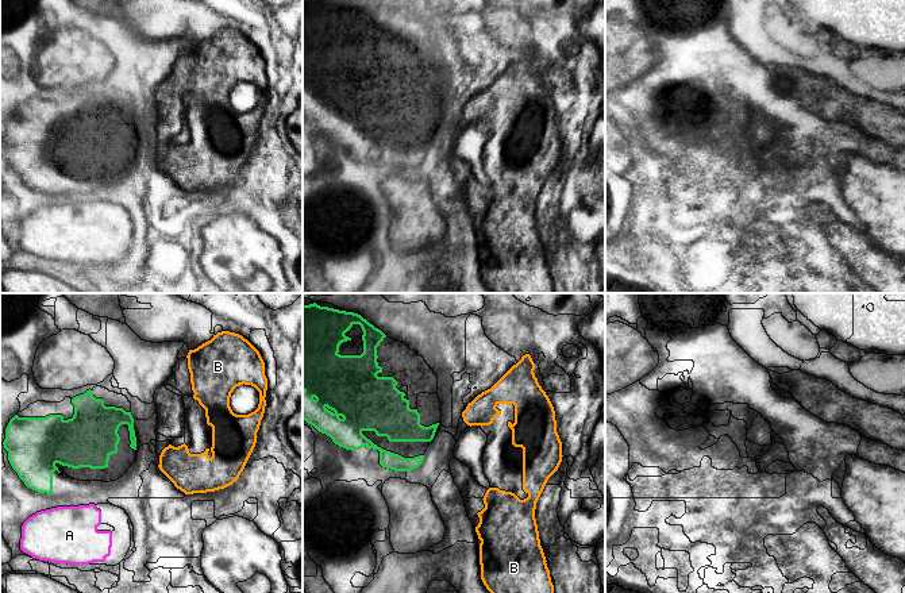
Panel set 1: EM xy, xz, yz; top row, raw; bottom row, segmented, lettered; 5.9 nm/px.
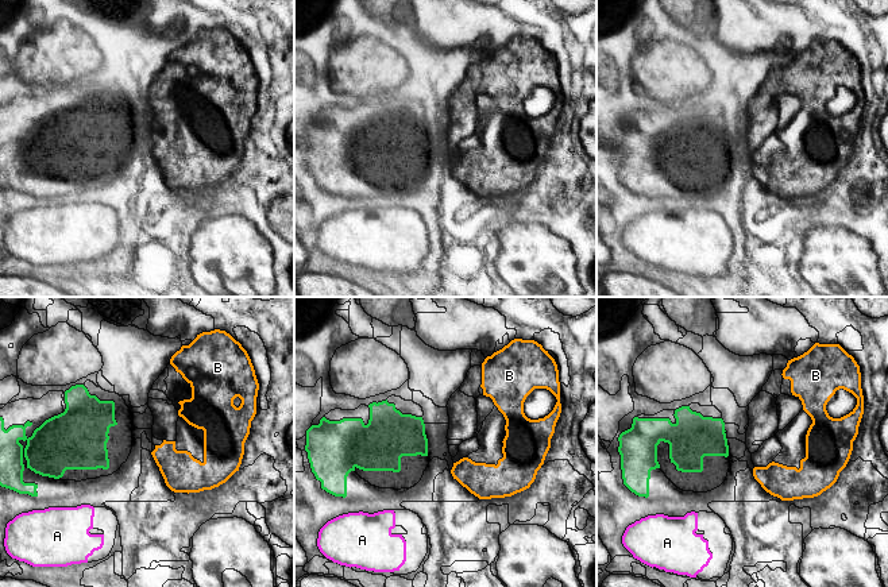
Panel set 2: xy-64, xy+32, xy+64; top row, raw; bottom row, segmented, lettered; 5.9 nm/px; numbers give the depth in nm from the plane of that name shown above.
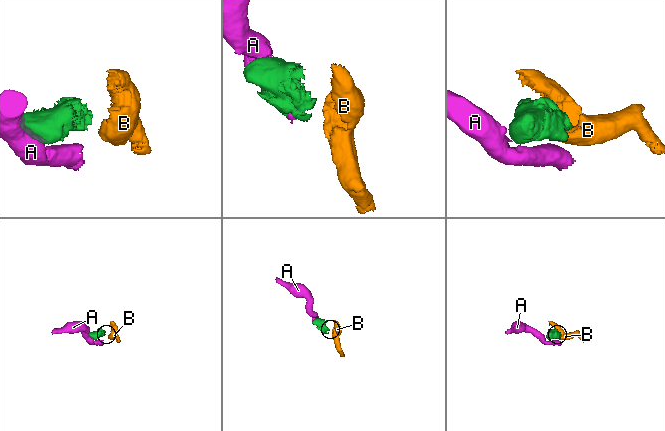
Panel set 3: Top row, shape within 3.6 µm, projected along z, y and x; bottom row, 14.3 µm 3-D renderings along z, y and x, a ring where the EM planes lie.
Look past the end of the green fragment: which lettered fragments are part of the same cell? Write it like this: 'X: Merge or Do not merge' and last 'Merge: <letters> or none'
A: Do not merge
B: Do not merge
Merge: none

